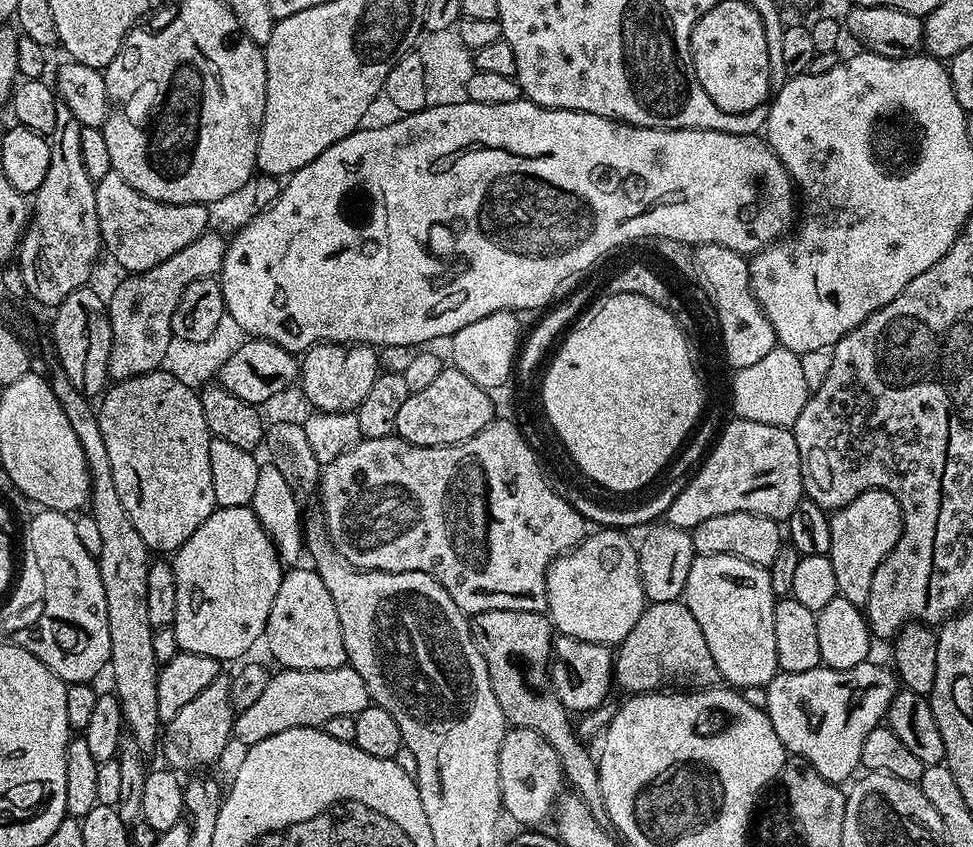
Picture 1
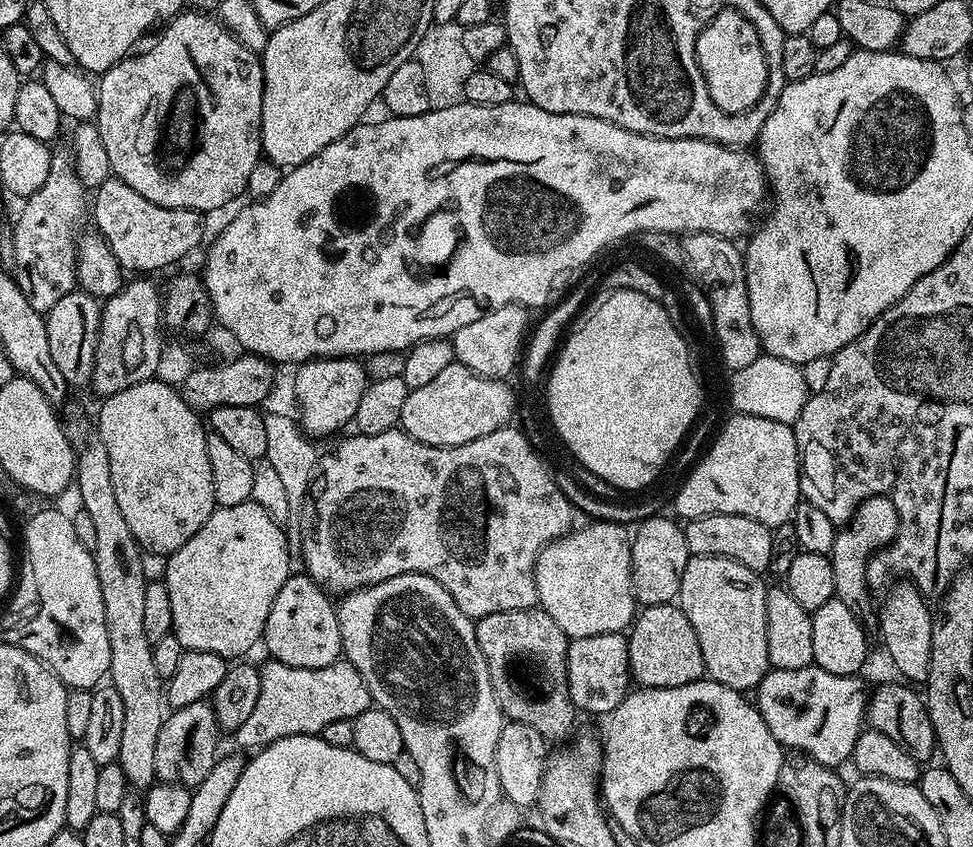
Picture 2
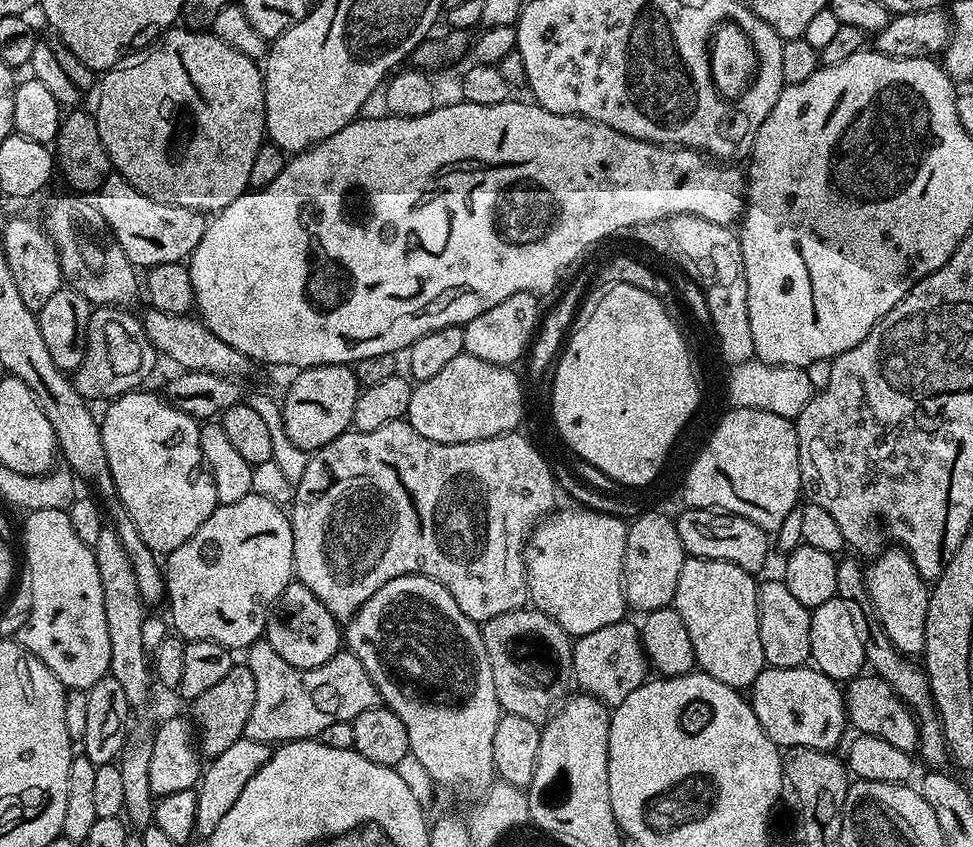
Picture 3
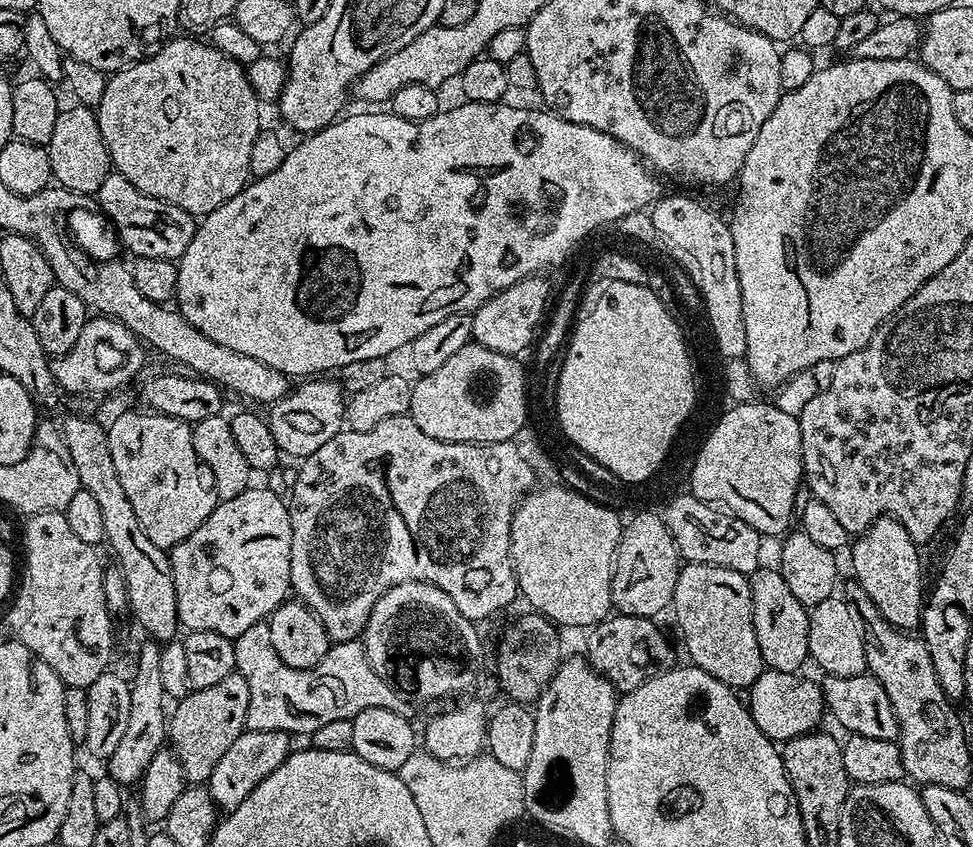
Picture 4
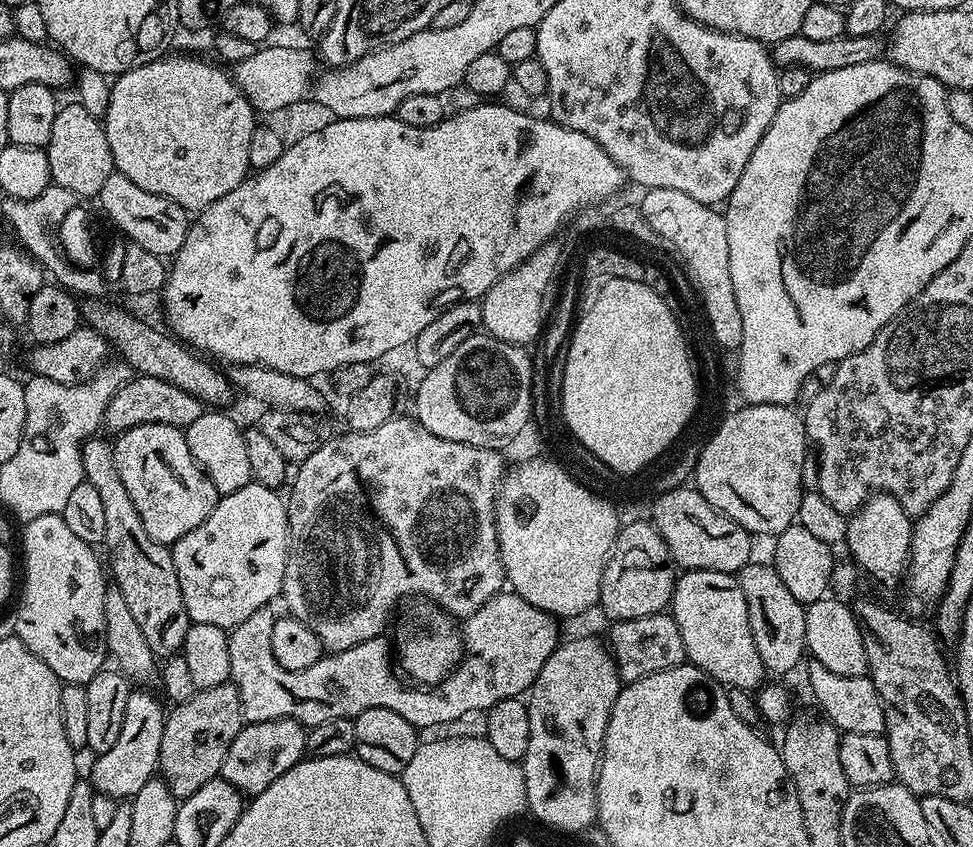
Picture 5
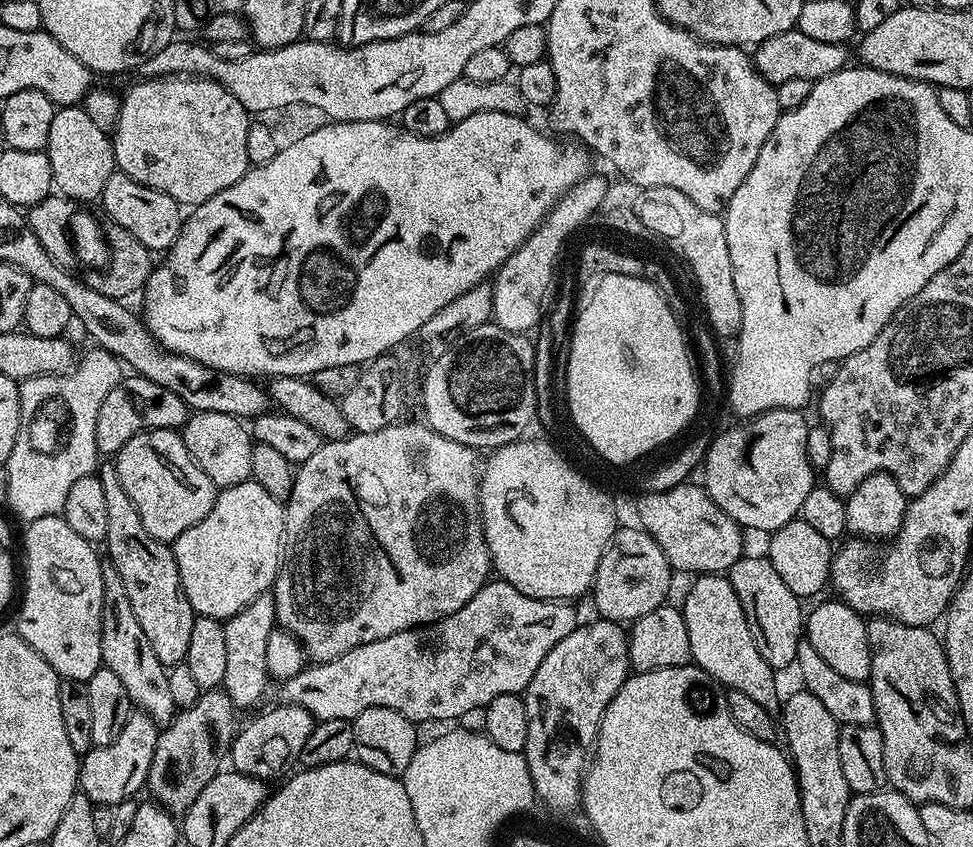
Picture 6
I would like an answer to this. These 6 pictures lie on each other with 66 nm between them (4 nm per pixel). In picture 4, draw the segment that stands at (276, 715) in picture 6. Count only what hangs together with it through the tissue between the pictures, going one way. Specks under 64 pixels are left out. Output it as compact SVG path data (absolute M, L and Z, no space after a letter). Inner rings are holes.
M245 730L240 737L236 738L226 754L218 759L218 764L214 766L213 773L206 783L208 793L211 794L217 809L230 813L238 806L242 806L242 802L252 793L254 786L258 786L262 778L274 774L274 770L278 770L278 766L286 762L286 758L294 748L288 740L291 740L289 733L274 730L257 732Z

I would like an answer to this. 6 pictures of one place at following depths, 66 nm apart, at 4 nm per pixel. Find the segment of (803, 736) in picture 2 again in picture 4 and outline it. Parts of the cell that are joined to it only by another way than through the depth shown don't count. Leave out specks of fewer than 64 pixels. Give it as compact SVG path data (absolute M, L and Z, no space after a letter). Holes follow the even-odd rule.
M773 668L759 676L746 696L746 707L751 712L758 730L774 742L792 740L813 731L820 719L825 719L824 693L821 685L812 680L796 680L791 672L779 672Z

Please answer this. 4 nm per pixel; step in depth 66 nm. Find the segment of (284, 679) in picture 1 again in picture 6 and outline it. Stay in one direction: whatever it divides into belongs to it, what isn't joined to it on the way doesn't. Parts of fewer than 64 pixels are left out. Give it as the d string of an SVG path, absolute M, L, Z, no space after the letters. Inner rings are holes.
M499 578L489 579L488 583L482 586L482 590L478 590L478 594L474 594L474 598L470 598L470 602L466 602L466 606L462 606L462 610L458 610L454 614L445 616L439 621L438 629L444 635L444 645L437 652L427 652L420 645L420 632L409 630L407 632L399 632L398 634L390 634L381 640L374 642L366 642L362 646L358 646L354 650L350 650L346 654L342 654L337 660L331 660L329 664L313 663L311 666L305 666L303 670L294 678L283 681L284 688L283 699L289 704L297 704L299 708L305 708L311 716L317 721L322 720L355 720L358 714L362 714L362 710L367 708L389 708L390 710L398 710L407 720L411 720L417 726L428 724L431 720L456 720L459 716L464 716L467 712L483 710L488 707L494 698L498 698L498 694L520 694L523 693L525 686L530 682L530 678L534 678L534 670L538 670L538 666L542 662L542 658L546 658L546 654L550 654L550 650L554 650L554 646L558 642L562 642L562 638L566 638L566 634L570 634L578 626L576 620L576 612L571 603L562 600L539 600L538 598L530 598L526 594L522 594L518 590L514 590L514 586L510 586L504 580ZM272 594L254 598L250 606L238 610L238 614L223 621L226 634L226 678L222 690L232 699L237 710L254 707L270 685L266 670L266 638L270 638L277 624L276 598Z

